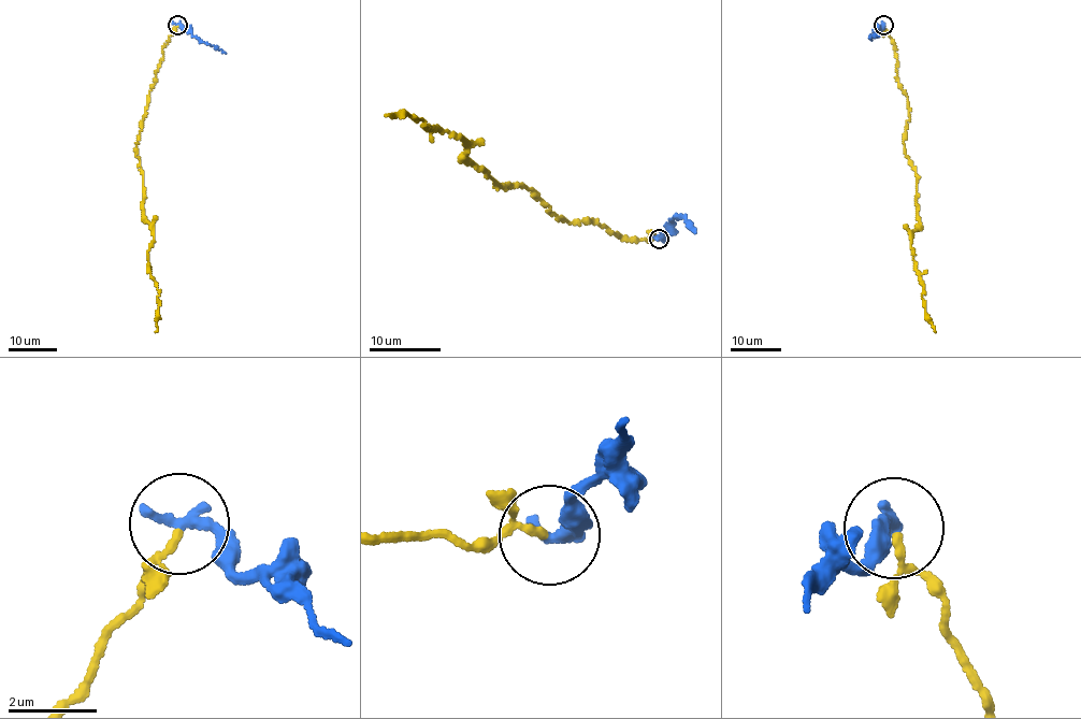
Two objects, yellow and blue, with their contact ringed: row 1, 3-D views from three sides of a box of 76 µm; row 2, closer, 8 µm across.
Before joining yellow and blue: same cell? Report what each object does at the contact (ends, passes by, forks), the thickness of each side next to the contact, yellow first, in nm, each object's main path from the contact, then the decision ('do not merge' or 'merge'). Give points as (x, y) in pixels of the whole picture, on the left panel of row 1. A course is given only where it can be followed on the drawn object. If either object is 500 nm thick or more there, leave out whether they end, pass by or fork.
yellow passes by; blue ends there; 110 nm thick on the yellow side, 320 nm on the other; yellow runs (177, 25), (155, 71), (135, 147), (145, 192), (143, 219), (153, 236), (147, 259), (159, 291), (155, 332); blue runs (177, 25), (226, 52); do not merge

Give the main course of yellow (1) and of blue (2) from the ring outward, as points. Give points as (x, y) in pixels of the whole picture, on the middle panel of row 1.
1: (660, 240), (562, 220), (530, 189), (495, 185), (462, 156), (462, 137), (386, 114)
2: (660, 240), (676, 216), (685, 218), (696, 231)

